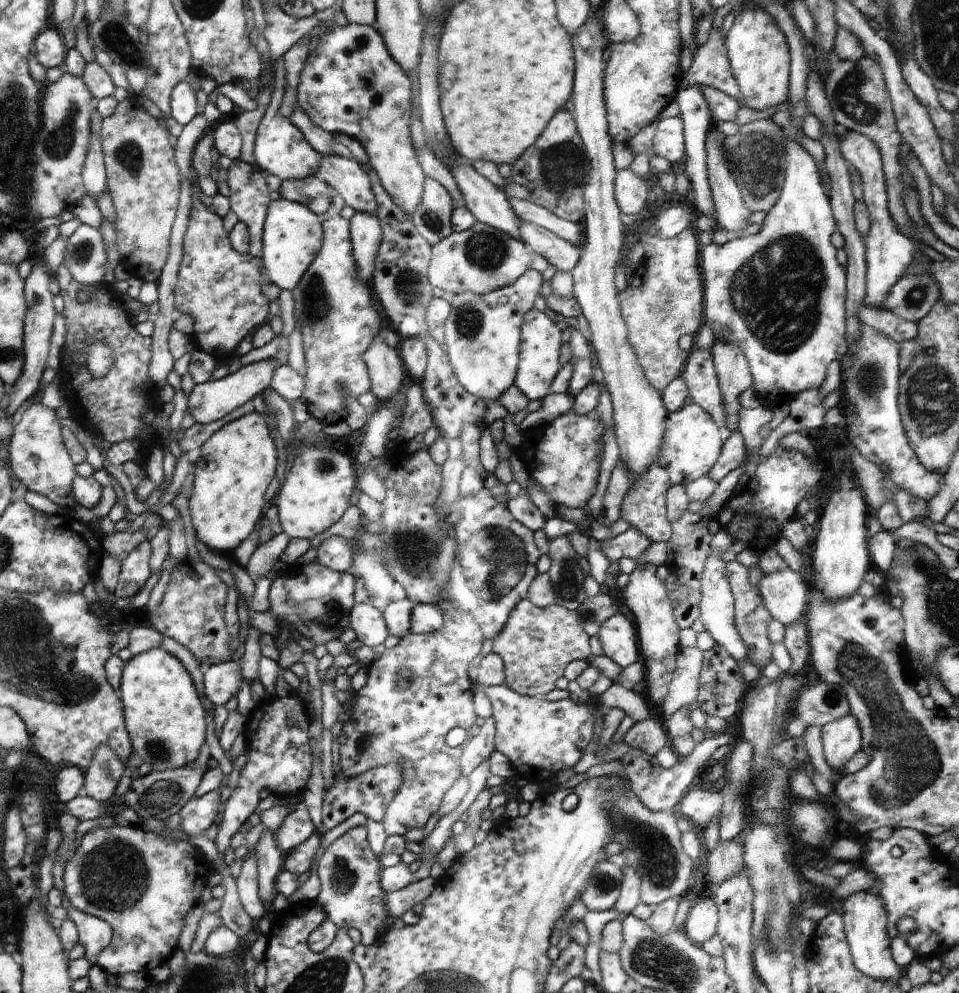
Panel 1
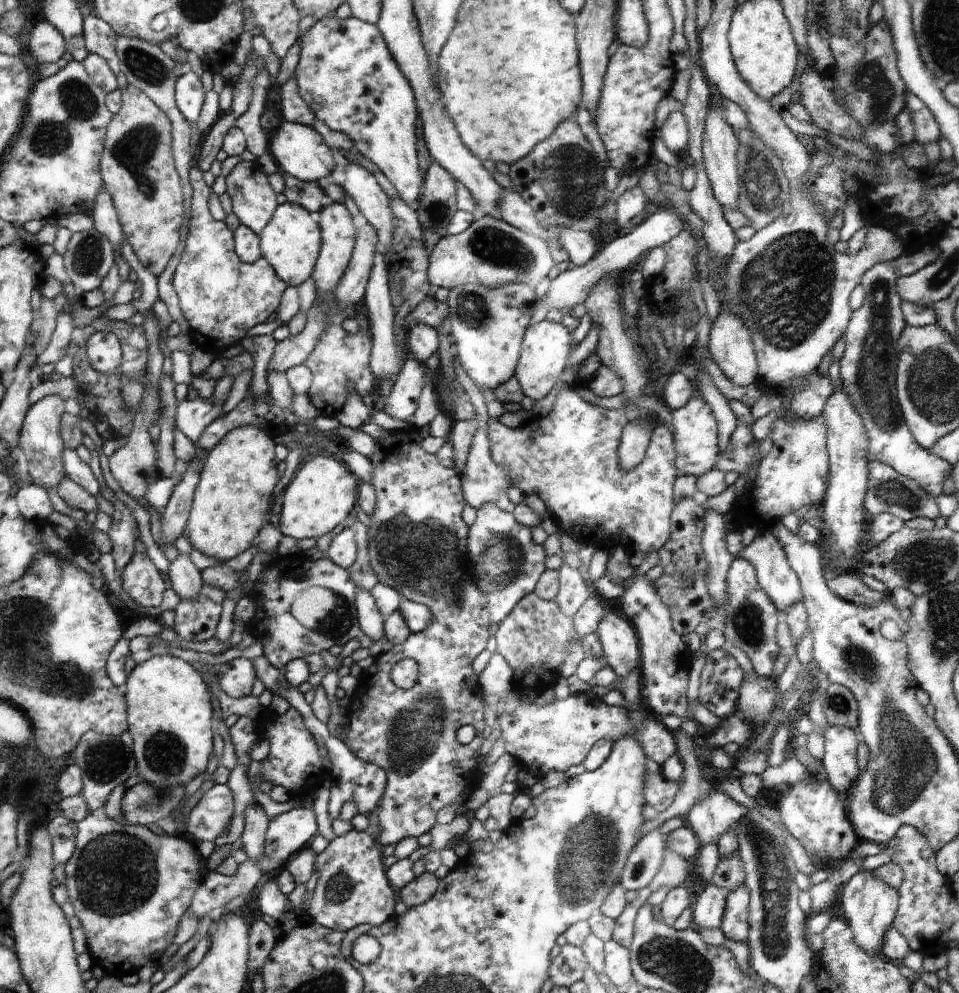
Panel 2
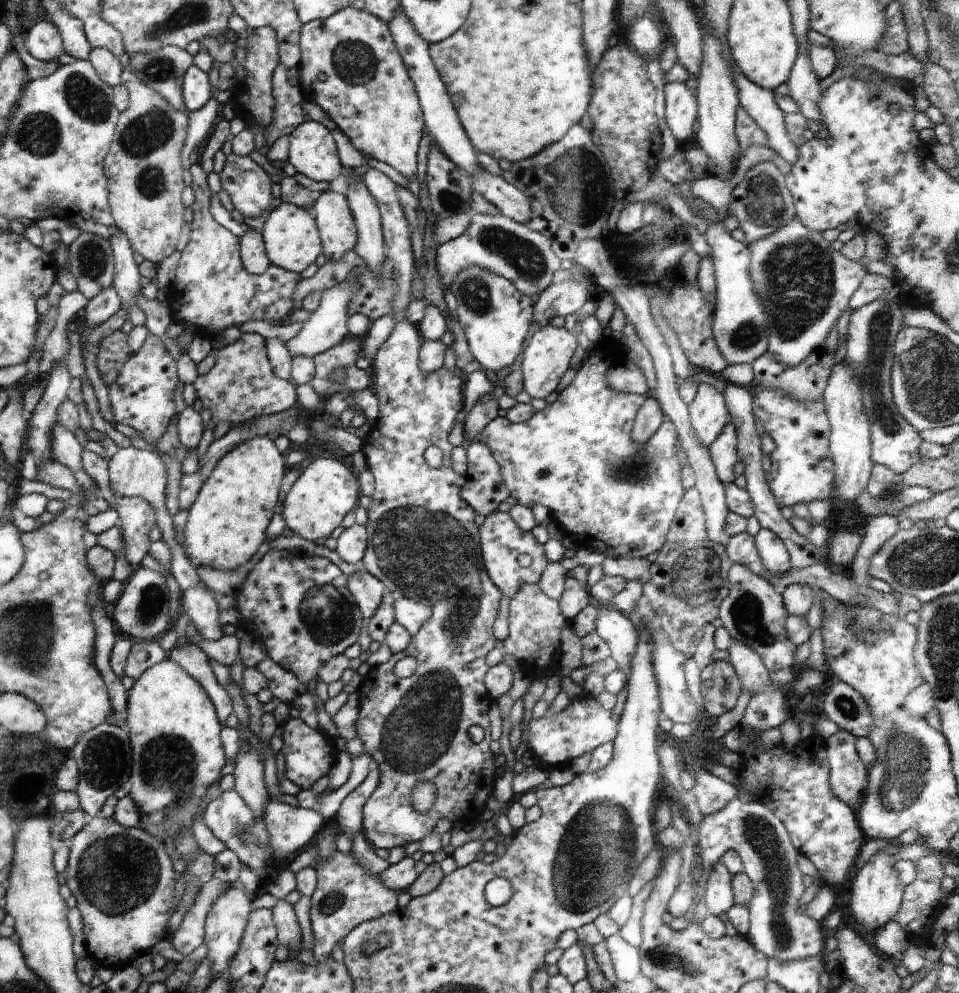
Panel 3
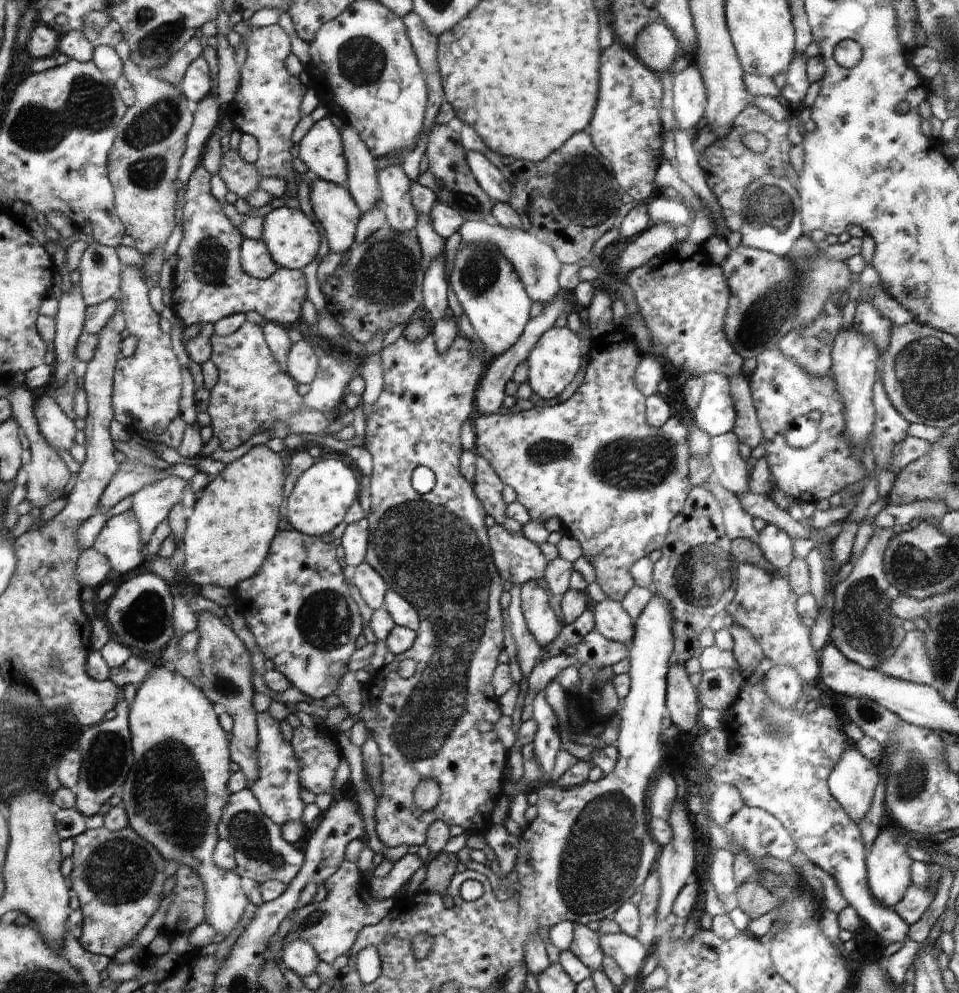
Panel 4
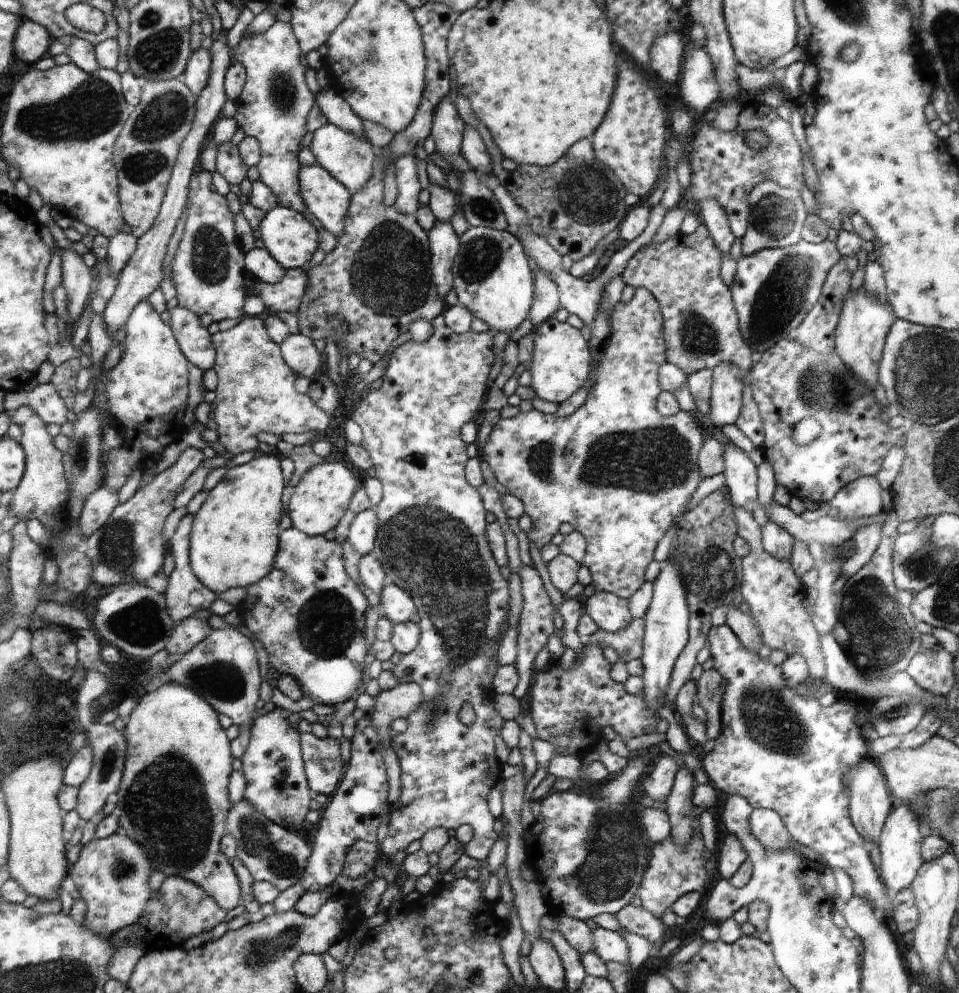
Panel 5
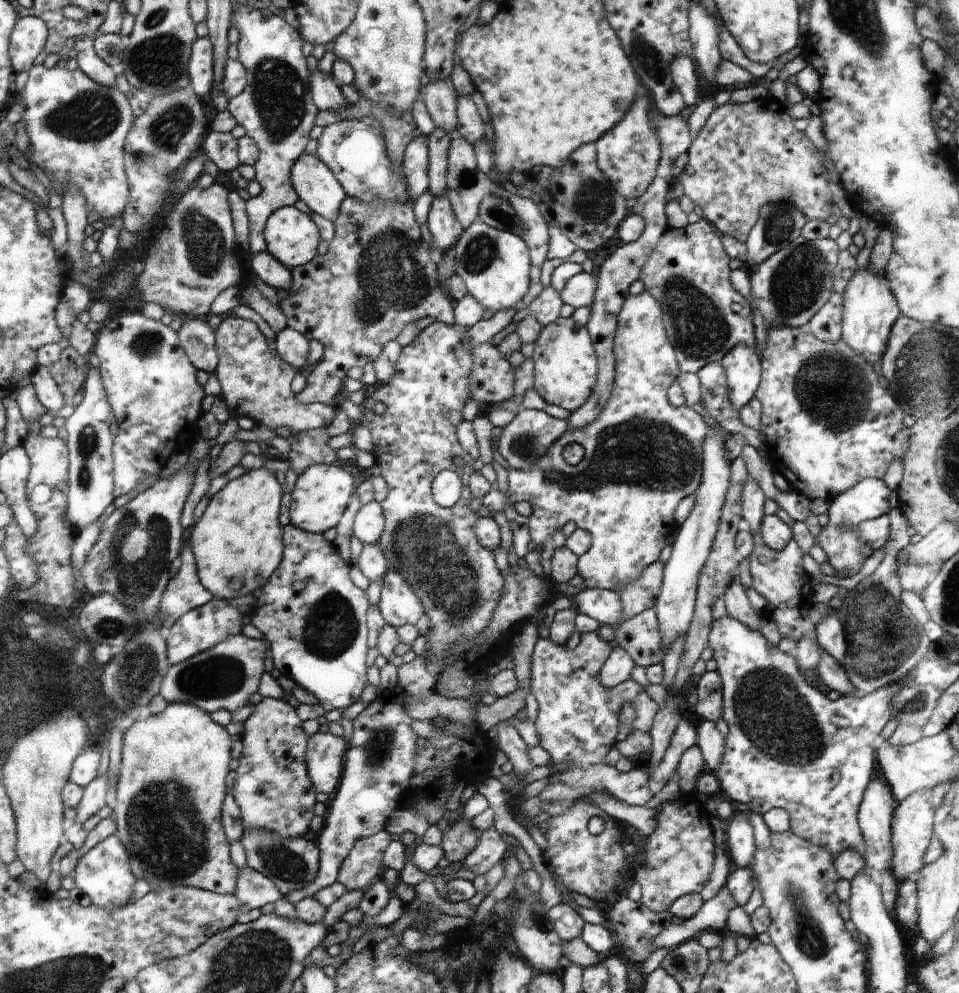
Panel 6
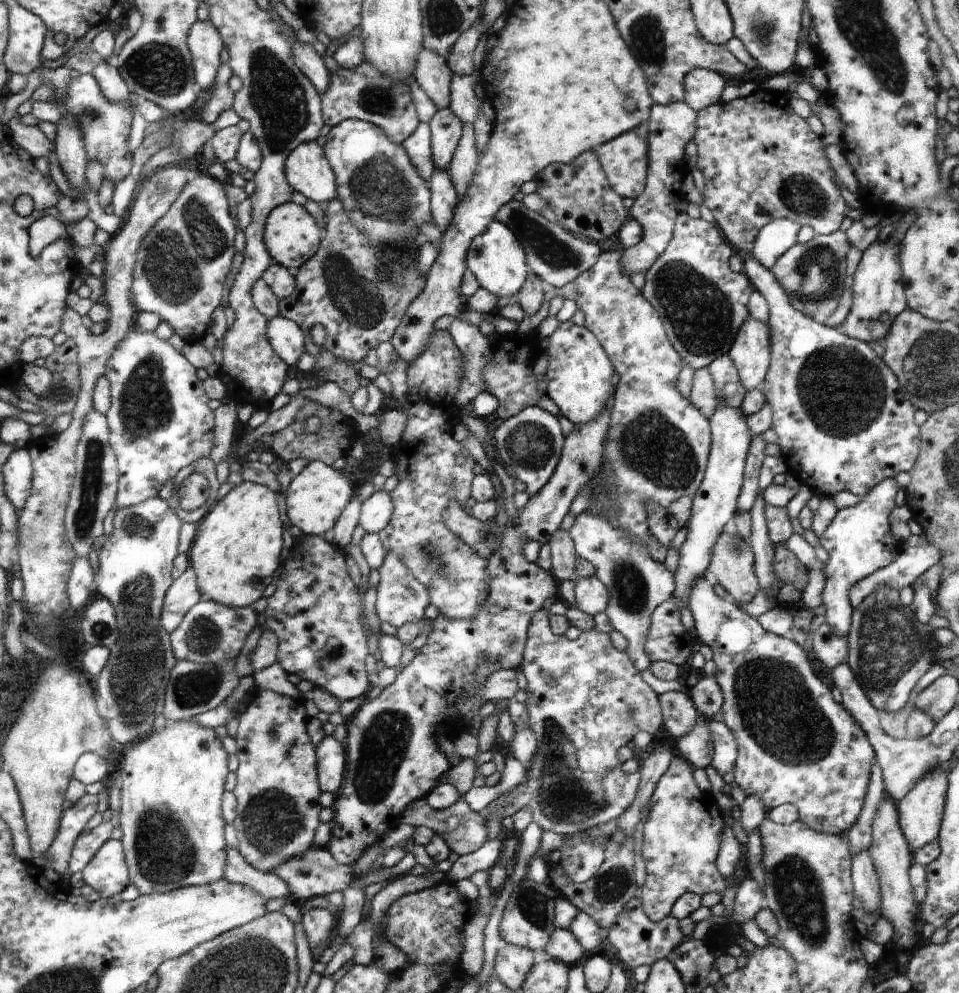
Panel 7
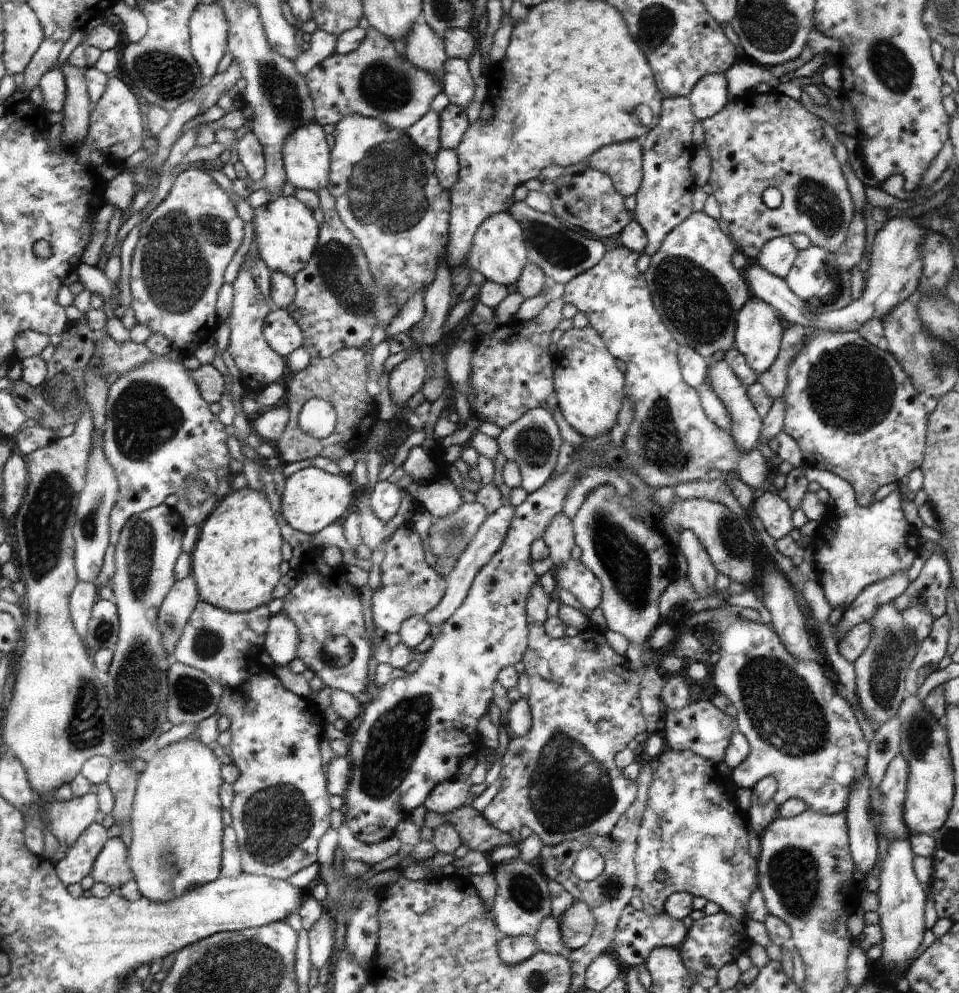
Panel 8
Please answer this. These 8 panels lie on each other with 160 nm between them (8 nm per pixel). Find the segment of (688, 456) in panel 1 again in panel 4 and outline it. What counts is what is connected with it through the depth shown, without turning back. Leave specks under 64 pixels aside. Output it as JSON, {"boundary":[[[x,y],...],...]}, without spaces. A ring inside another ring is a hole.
{"boundary":[[[717,372],[702,374],[702,382],[702,395],[692,412],[695,424],[710,438],[733,431],[738,412],[730,380]]]}

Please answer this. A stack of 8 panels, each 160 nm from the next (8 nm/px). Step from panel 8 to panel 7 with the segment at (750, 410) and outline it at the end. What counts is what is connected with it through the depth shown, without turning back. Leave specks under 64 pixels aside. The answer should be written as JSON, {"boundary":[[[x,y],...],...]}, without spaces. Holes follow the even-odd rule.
{"boundary":[[[722,406],[710,416],[711,418],[711,461],[707,463],[706,476],[703,478],[703,483],[699,487],[699,491],[693,495],[691,505],[690,519],[686,524],[687,536],[684,544],[680,546],[679,562],[676,569],[676,589],[672,594],[676,608],[681,610],[685,605],[688,605],[692,590],[695,589],[696,582],[702,581],[707,569],[711,566],[711,558],[715,550],[716,542],[724,533],[724,526],[729,520],[735,517],[738,513],[739,495],[743,491],[744,474],[747,467],[747,455],[750,453],[751,441],[753,440],[751,428],[747,424],[747,416],[741,408],[734,406]]]}

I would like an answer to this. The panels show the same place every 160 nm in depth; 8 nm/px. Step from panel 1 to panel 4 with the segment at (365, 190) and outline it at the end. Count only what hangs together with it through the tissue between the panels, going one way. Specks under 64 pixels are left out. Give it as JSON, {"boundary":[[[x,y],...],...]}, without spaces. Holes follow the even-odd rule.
{"boundary":[[[398,164],[377,170],[382,210],[386,216],[386,226],[396,232],[412,234],[416,227],[417,212],[411,202],[410,182],[404,170]],[[429,333],[426,338],[422,338],[420,342],[410,342],[404,334],[392,344],[387,345],[381,349],[380,360],[382,364],[382,376],[383,386],[382,393],[378,396],[378,399],[372,408],[370,408],[370,414],[366,418],[366,434],[364,434],[364,447],[373,460],[373,472],[372,480],[370,480],[370,498],[371,498],[371,511],[366,516],[369,522],[368,532],[368,551],[366,552],[365,562],[370,564],[386,585],[392,591],[395,591],[398,595],[402,595],[408,603],[419,613],[421,613],[422,624],[419,626],[419,630],[416,634],[416,640],[412,647],[404,653],[395,656],[394,660],[390,664],[375,673],[367,684],[365,689],[368,694],[368,701],[370,705],[375,707],[378,713],[378,719],[369,720],[365,722],[366,728],[370,730],[370,736],[372,736],[378,745],[382,760],[382,774],[381,782],[382,788],[380,795],[376,798],[375,814],[376,820],[376,832],[378,839],[387,847],[393,848],[399,845],[419,845],[424,847],[427,840],[427,829],[430,827],[432,822],[440,820],[449,826],[461,826],[467,837],[483,835],[487,833],[492,826],[492,820],[490,820],[490,814],[494,810],[494,804],[496,804],[496,798],[500,796],[500,788],[502,788],[502,770],[506,766],[506,750],[502,746],[502,742],[498,740],[498,734],[495,731],[492,732],[492,736],[484,736],[476,730],[476,722],[478,720],[488,720],[493,725],[498,722],[498,718],[503,716],[498,710],[498,704],[496,704],[496,696],[494,696],[495,690],[492,690],[491,682],[492,672],[494,668],[498,666],[498,654],[502,652],[504,648],[504,618],[502,618],[502,608],[500,608],[500,594],[502,594],[502,582],[503,578],[500,578],[499,570],[494,566],[492,562],[492,554],[490,554],[490,548],[488,548],[488,536],[486,534],[486,526],[484,526],[484,518],[486,518],[486,512],[480,504],[480,500],[476,498],[474,490],[472,490],[472,484],[470,480],[464,479],[462,474],[462,467],[459,463],[459,459],[462,457],[462,448],[460,448],[460,426],[468,420],[468,416],[472,414],[474,410],[474,390],[482,378],[482,362],[478,354],[472,352],[472,344],[470,340],[466,340],[466,337],[460,333],[460,335],[452,342],[452,346],[440,354],[438,348],[435,346],[435,338],[432,333]],[[418,466],[424,466],[428,470],[432,470],[436,478],[435,489],[426,494],[418,494],[414,492],[412,488],[411,477],[414,470]],[[411,659],[417,664],[416,672],[414,676],[408,679],[401,678],[398,675],[397,667],[402,660]],[[424,778],[434,778],[436,784],[440,786],[440,800],[438,804],[424,812],[420,810],[416,804],[414,804],[414,790],[416,786],[424,780]]]}

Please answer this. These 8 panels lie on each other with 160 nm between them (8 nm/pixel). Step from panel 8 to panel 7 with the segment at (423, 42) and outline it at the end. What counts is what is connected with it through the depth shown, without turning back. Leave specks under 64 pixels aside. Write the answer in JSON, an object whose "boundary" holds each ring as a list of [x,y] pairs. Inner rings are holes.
{"boundary":[[[423,48],[414,77],[420,84],[420,89],[434,102],[437,109],[450,106],[453,74],[440,54]]]}

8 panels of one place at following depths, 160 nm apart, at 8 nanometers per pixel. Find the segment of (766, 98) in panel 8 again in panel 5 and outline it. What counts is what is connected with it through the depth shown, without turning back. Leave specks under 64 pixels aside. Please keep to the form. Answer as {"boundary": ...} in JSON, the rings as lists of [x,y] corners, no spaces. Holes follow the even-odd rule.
{"boundary":[[[754,101],[746,103],[742,109],[738,125],[732,131],[721,131],[708,123],[702,124],[697,133],[693,133],[690,138],[690,150],[688,155],[688,163],[691,166],[691,181],[686,189],[686,199],[693,202],[701,203],[704,199],[714,199],[724,209],[727,214],[729,227],[732,229],[735,238],[742,238],[747,232],[750,224],[751,207],[750,194],[756,185],[764,180],[772,179],[781,187],[789,189],[802,190],[806,188],[804,182],[804,152],[800,150],[794,134],[792,134],[792,126],[788,124],[774,107],[760,104]],[[751,130],[761,130],[768,136],[768,144],[760,150],[754,150],[745,139],[745,134]]]}

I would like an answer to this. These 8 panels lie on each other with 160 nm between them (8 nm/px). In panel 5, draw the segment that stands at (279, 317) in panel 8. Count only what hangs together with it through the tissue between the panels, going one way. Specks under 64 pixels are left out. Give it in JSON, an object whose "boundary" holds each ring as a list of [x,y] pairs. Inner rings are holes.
{"boundary":[[[290,333],[281,344],[283,358],[299,376],[314,380],[325,367],[323,353],[317,350],[312,338],[300,333]]]}

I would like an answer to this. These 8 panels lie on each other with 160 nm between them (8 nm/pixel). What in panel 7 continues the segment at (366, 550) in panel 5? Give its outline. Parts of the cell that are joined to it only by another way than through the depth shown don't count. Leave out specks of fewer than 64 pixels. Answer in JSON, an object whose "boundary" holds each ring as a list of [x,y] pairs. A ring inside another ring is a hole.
{"boundary":[[[377,490],[372,493],[361,506],[359,524],[366,533],[379,534],[392,518],[392,498],[386,490]]]}

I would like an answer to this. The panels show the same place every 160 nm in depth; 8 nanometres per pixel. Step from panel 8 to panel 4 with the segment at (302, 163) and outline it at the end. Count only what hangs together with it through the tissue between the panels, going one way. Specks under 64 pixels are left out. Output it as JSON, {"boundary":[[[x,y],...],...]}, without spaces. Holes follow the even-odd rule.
{"boundary":[[[317,178],[310,185],[310,203],[324,228],[330,253],[344,254],[349,251],[361,216],[350,191]]]}

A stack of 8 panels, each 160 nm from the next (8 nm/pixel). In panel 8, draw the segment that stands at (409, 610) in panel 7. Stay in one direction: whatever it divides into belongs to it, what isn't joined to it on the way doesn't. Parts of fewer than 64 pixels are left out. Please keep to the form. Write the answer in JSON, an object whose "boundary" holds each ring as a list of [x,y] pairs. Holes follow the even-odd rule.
{"boundary":[[[410,525],[400,527],[385,541],[385,555],[380,570],[382,581],[372,594],[374,623],[384,634],[399,633],[408,618],[424,617],[443,601],[448,582],[426,563],[426,549],[419,535]]]}

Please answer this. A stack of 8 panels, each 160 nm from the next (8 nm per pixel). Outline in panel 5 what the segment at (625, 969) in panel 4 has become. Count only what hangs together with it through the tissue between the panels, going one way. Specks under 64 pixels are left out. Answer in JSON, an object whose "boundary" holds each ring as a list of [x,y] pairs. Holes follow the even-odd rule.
{"boundary":[[[597,927],[591,930],[593,951],[606,963],[619,962],[629,965],[629,946],[625,938],[616,931]]]}

